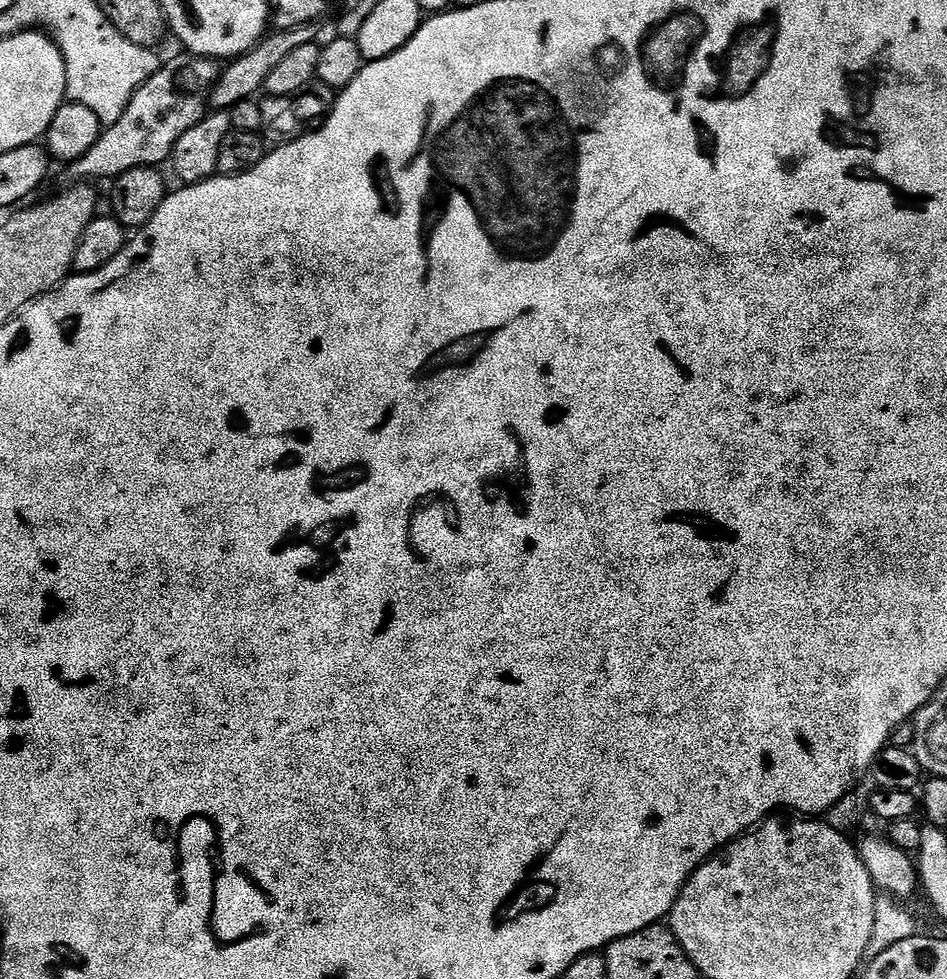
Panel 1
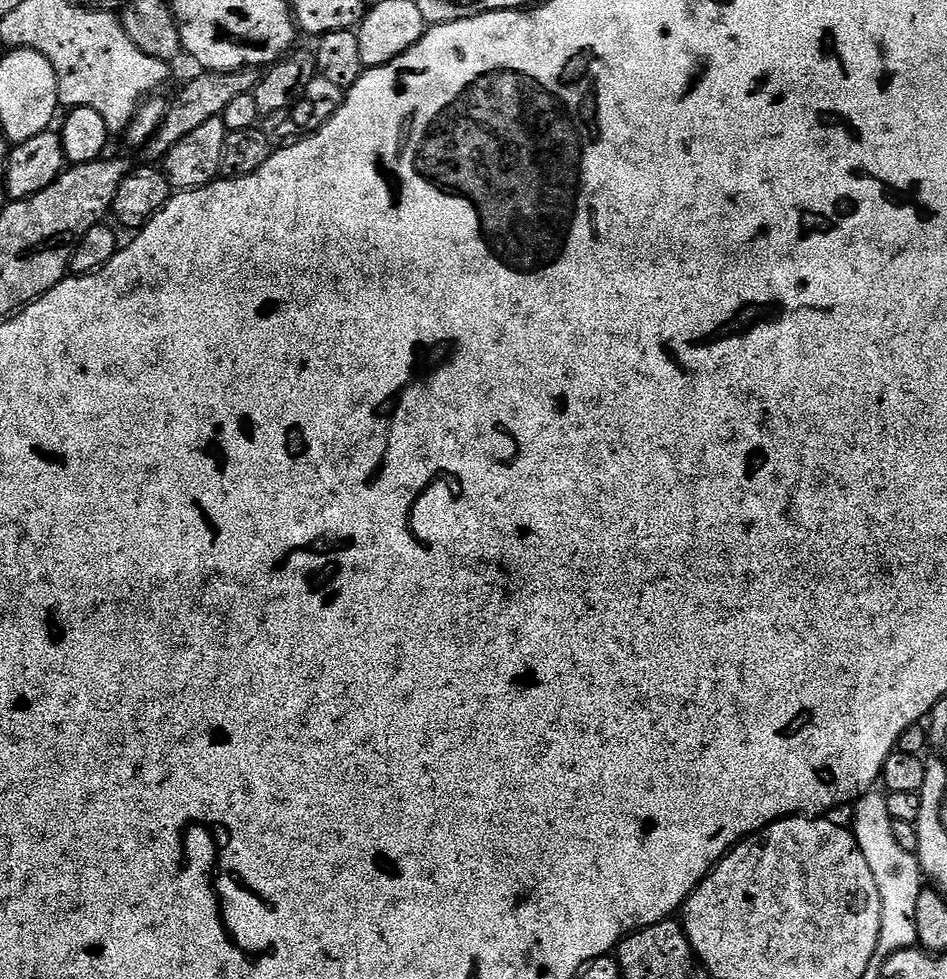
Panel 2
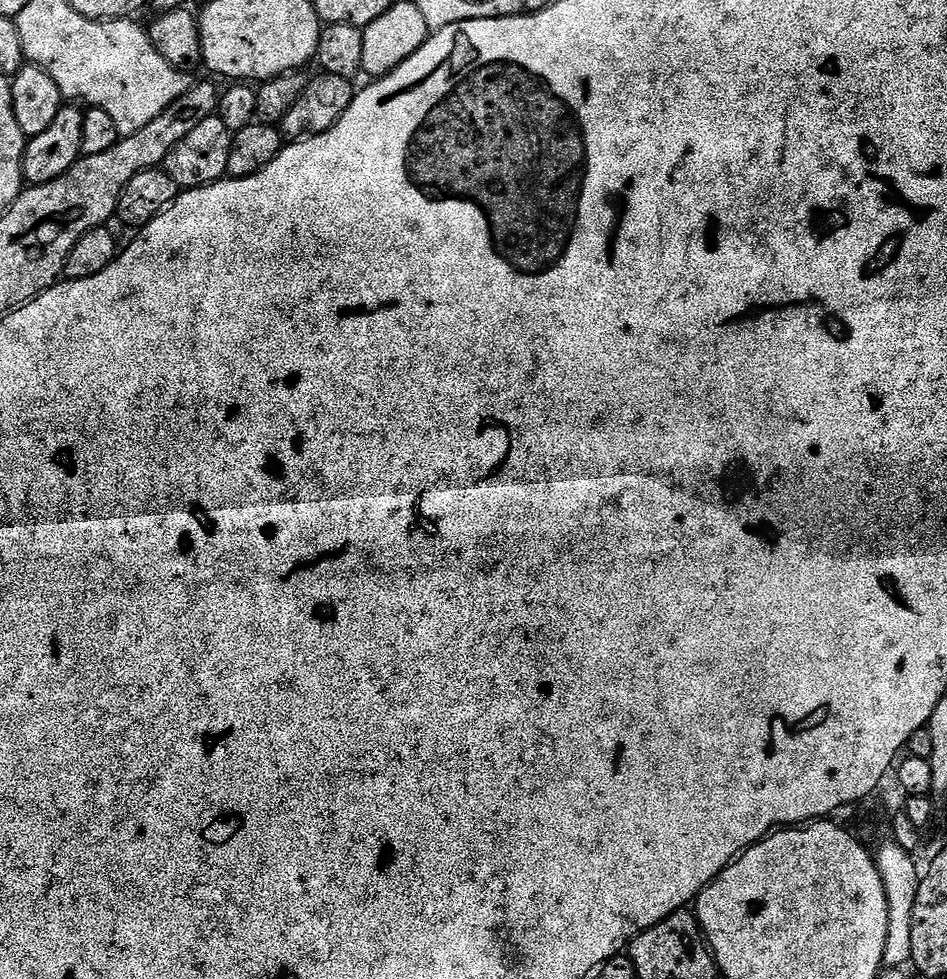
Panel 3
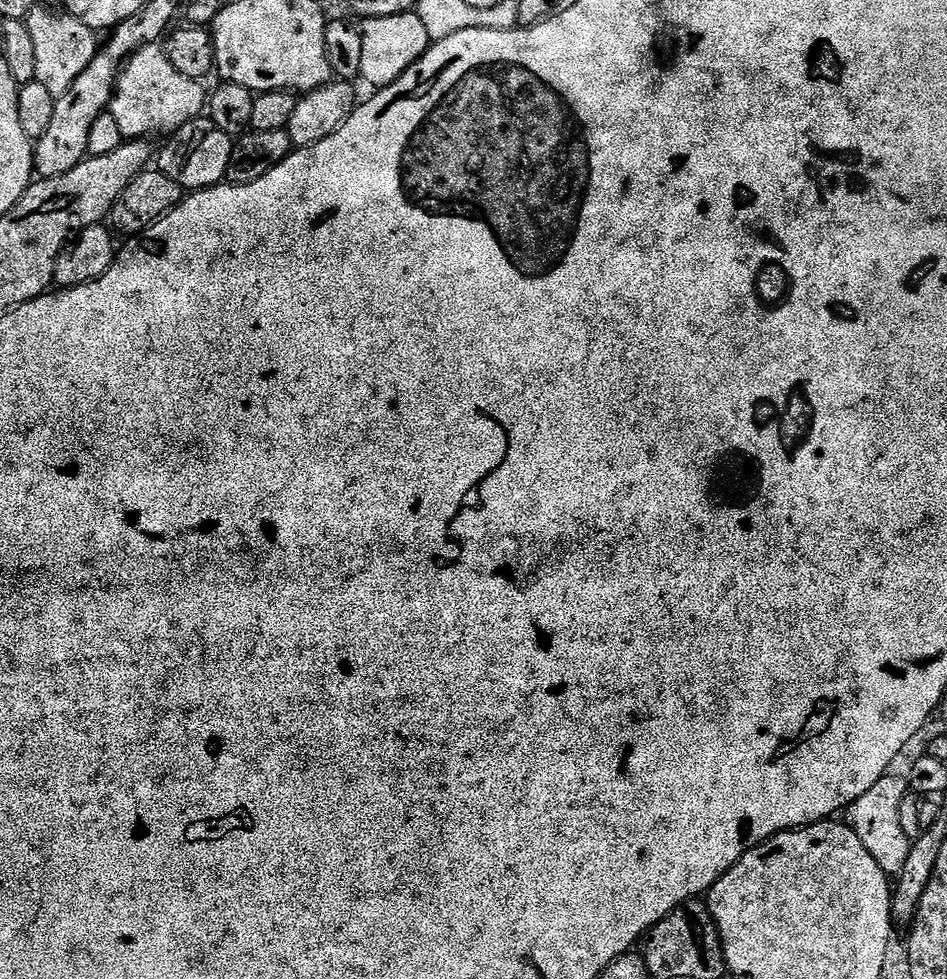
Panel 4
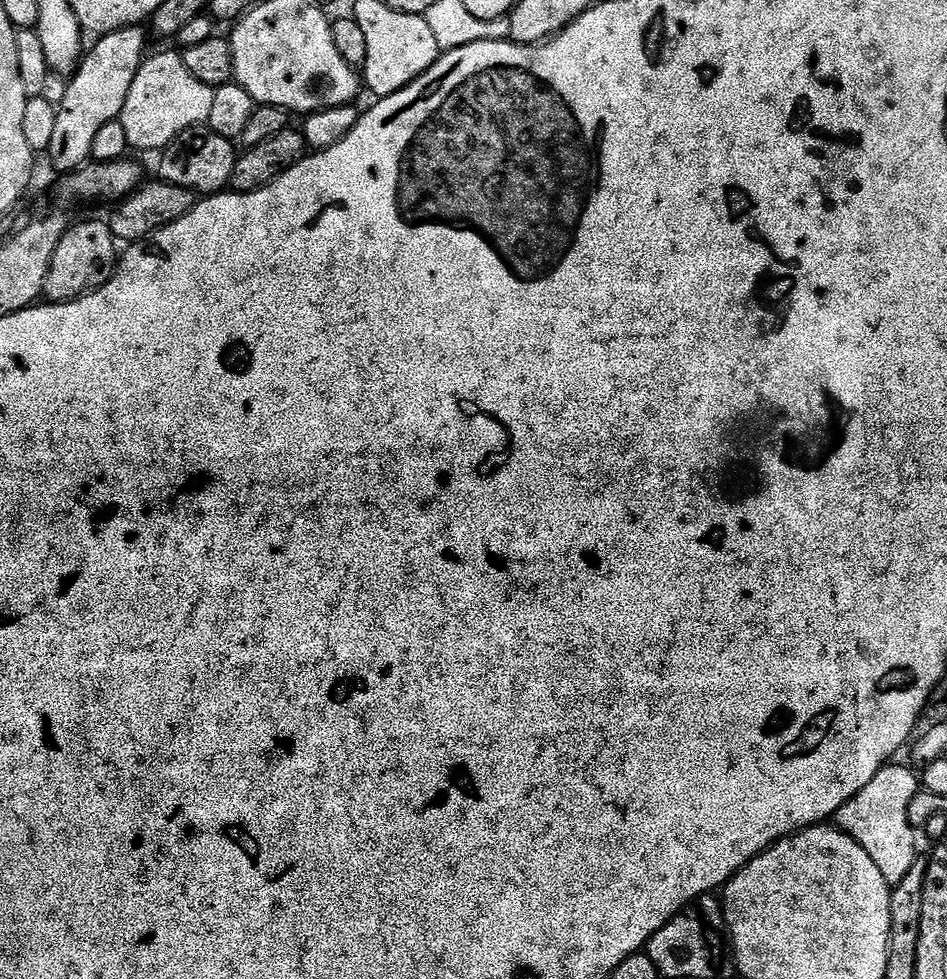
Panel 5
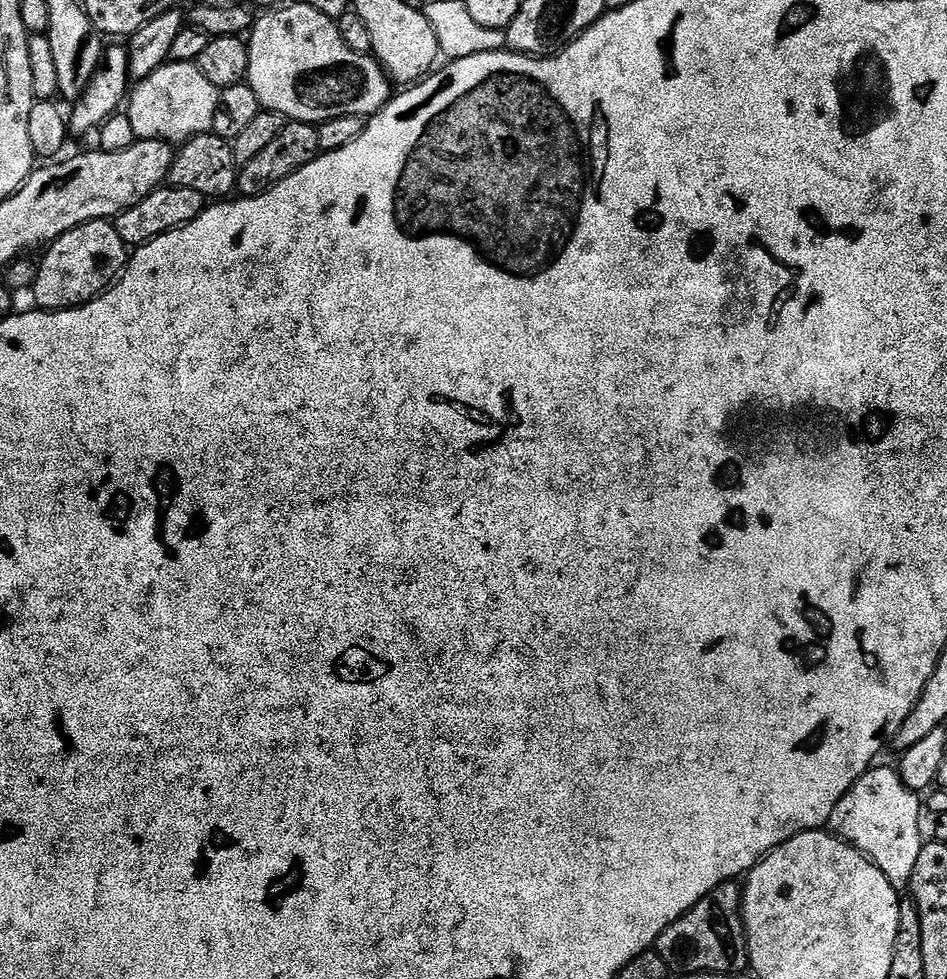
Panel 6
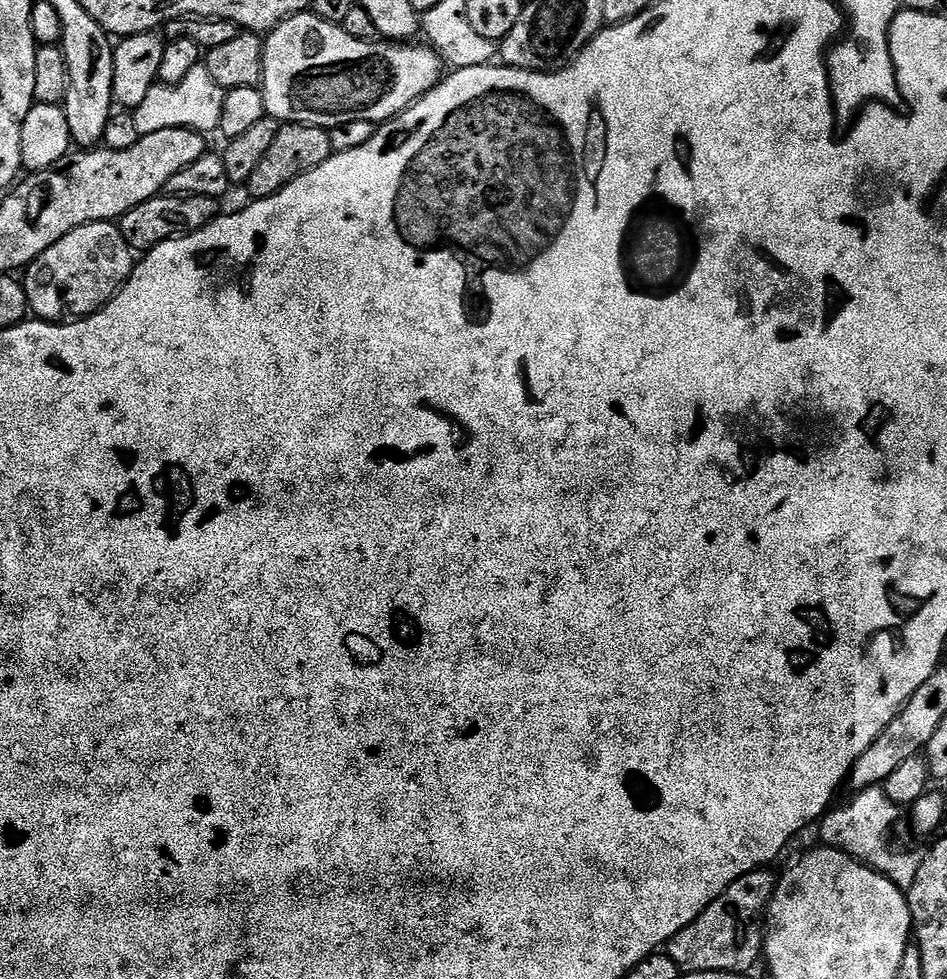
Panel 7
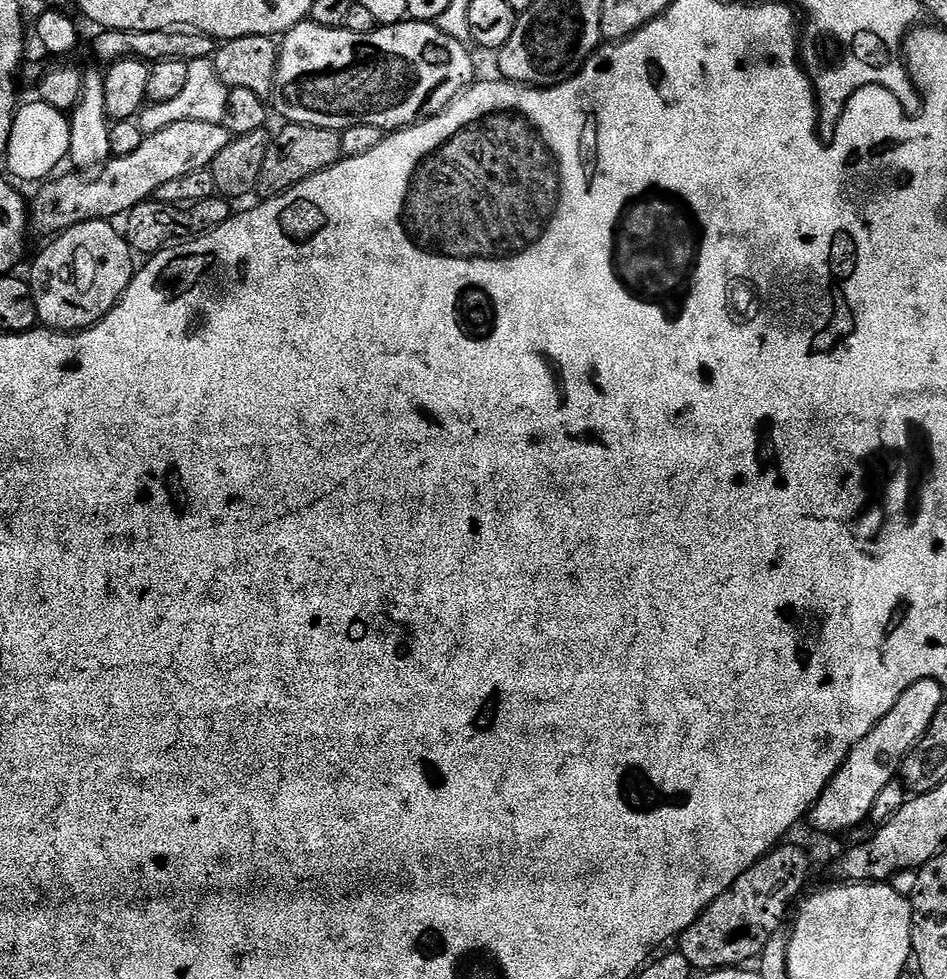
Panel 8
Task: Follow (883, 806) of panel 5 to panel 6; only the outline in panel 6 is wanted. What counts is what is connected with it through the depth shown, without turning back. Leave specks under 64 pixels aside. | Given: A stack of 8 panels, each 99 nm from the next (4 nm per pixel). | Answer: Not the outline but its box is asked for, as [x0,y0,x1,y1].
[827,766,924,891]

